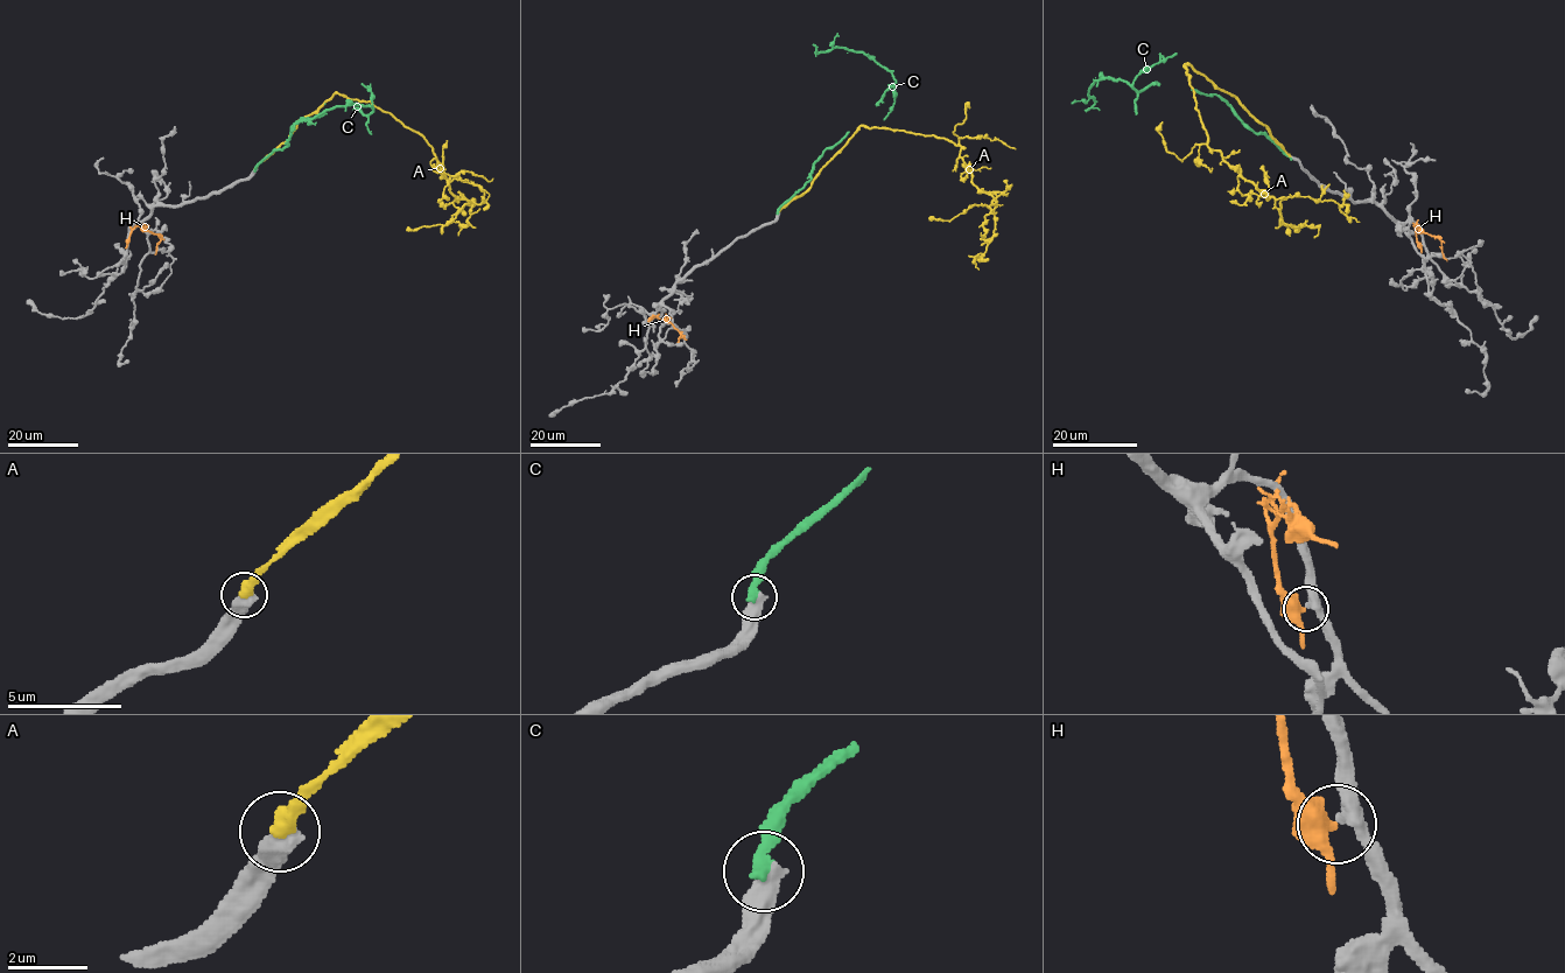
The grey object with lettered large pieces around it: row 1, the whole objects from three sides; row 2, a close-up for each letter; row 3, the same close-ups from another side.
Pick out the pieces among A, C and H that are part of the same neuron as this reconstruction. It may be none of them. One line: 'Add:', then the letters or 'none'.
Add: none

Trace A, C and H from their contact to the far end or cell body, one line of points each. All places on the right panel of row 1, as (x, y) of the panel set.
A: (1290, 156), (1233, 96), (1184, 65), (1207, 145), (1264, 193), (1286, 198), (1281, 219), (1296, 230)
C: (1291, 158), (1216, 95), (1152, 83), (1136, 91), (1102, 78), (1092, 84), (1094, 104), (1085, 110)
H: (1422, 245), (1415, 230), (1419, 225), (1440, 240), (1447, 261)

